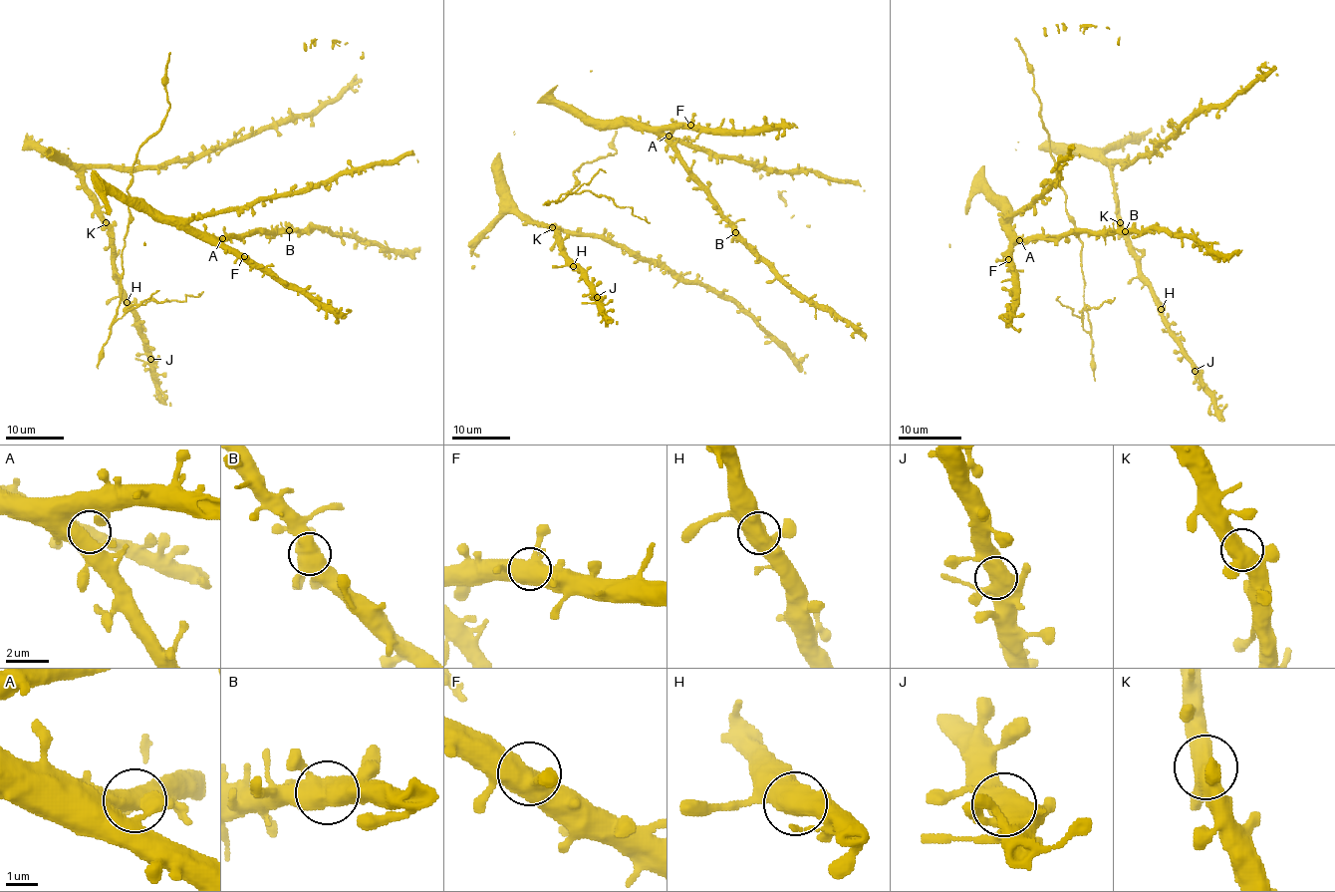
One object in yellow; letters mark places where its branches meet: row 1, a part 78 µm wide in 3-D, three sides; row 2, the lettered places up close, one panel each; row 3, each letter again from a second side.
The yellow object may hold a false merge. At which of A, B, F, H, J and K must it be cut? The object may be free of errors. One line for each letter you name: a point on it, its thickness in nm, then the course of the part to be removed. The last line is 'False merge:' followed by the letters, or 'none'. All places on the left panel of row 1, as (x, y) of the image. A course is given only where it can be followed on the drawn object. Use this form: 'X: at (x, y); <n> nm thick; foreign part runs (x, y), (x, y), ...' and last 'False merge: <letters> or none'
False merge: none

